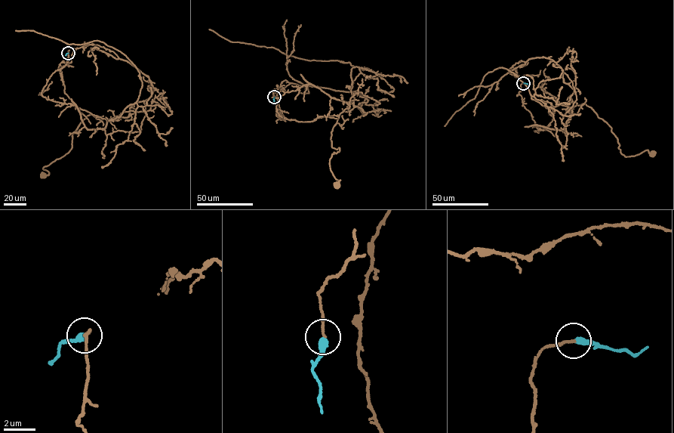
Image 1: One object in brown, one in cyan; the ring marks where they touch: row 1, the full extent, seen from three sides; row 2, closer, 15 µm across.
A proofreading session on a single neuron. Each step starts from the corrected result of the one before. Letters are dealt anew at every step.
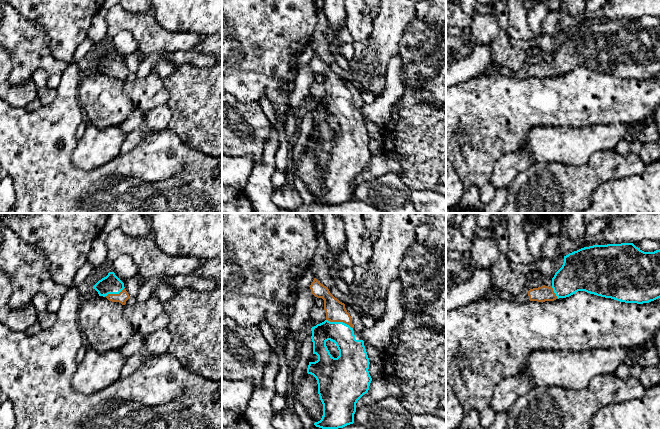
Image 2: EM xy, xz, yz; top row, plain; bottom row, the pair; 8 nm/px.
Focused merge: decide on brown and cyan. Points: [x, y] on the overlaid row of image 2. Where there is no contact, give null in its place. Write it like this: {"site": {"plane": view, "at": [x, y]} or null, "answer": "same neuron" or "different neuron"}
{"site": {"plane": "xz", "at": [339, 321]}, "answer": "same neuron"}

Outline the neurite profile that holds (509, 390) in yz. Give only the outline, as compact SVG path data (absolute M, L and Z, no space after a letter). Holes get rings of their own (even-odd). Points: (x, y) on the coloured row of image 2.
M528 373L509 377L496 387L490 407L496 415L508 412L514 402L533 387L534 383Z

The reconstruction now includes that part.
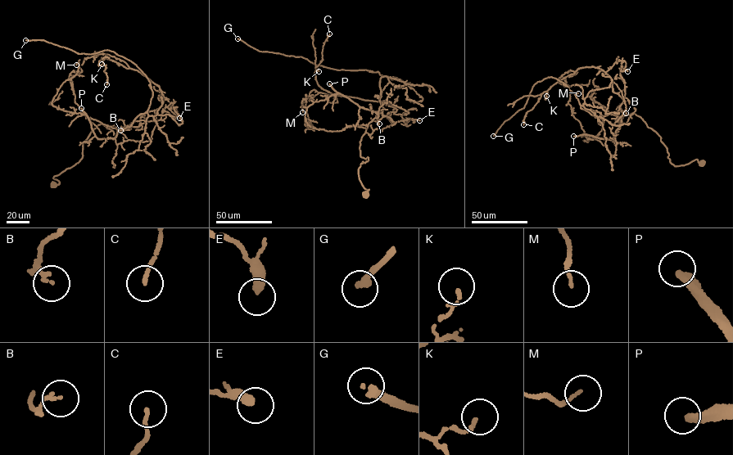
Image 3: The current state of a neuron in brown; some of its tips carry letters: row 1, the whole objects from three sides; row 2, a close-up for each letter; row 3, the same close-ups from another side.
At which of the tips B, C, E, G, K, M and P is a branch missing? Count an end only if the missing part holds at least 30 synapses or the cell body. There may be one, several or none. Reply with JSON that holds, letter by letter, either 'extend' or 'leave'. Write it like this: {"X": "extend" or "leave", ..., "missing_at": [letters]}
{"B": "leave", "C": "leave", "E": "leave", "G": "extend", "K": "leave", "M": "leave", "P": "extend", "missing_at": ["G", "P"]}

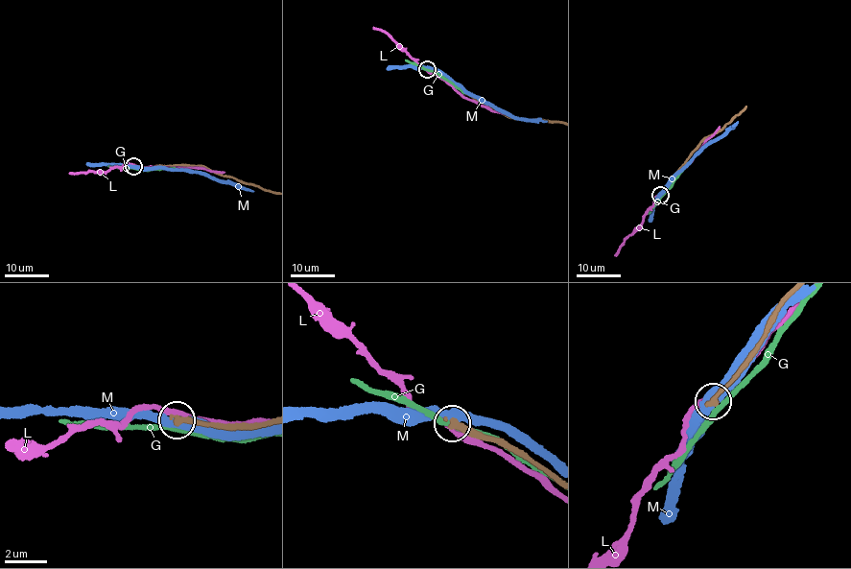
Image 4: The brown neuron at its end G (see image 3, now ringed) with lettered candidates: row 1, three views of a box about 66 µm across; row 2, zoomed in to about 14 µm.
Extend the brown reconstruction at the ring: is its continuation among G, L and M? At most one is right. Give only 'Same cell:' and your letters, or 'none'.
Same cell: none

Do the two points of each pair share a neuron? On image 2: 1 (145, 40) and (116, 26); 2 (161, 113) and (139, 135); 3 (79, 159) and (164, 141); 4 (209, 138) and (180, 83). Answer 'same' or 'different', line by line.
1: same
2: same
3: different
4: same

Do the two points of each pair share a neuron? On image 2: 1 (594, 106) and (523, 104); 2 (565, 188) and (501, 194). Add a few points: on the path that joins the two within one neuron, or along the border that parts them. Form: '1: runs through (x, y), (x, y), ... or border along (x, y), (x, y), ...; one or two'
1: runs through (576, 104), (541, 104); one
2: border along (508, 188), (504, 202); two

